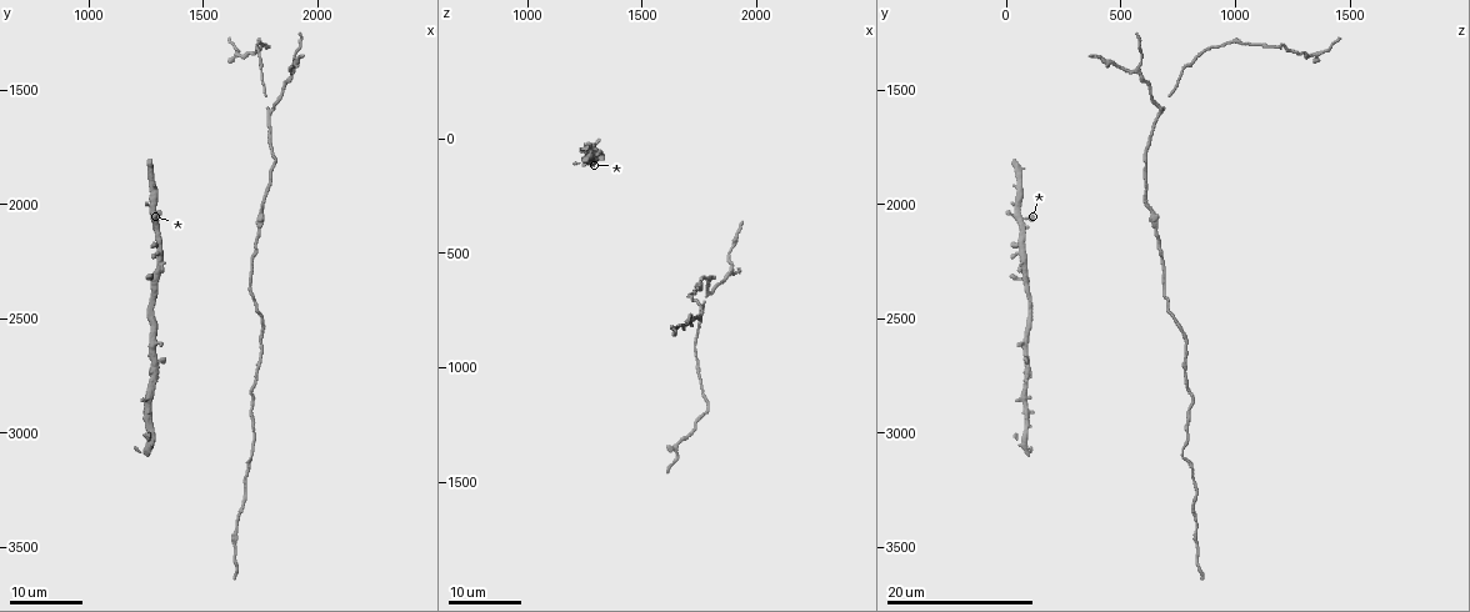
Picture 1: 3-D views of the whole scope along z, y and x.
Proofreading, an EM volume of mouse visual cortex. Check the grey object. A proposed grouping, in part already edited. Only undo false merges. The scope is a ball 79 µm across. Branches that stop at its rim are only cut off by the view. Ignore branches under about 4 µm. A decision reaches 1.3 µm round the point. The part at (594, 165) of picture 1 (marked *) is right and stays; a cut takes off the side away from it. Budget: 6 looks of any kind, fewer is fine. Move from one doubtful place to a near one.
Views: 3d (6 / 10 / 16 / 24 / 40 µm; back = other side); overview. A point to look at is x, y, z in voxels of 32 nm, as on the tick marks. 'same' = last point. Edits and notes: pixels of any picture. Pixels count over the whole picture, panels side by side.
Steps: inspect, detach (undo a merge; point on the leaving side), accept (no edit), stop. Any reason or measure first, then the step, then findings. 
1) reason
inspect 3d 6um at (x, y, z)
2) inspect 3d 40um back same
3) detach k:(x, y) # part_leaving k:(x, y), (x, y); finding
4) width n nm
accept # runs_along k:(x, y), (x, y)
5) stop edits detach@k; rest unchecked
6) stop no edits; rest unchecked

thin arm on a thick one
inspect 3d 16um at (1900, 1430, 550)

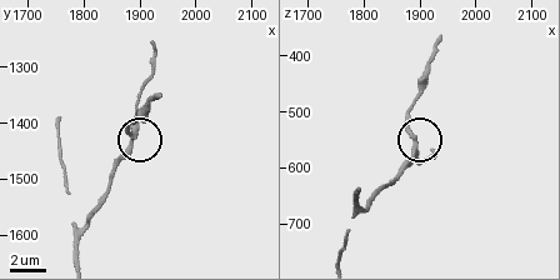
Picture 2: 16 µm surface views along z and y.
inspect 3d 6um at (1890, 1415, 555)

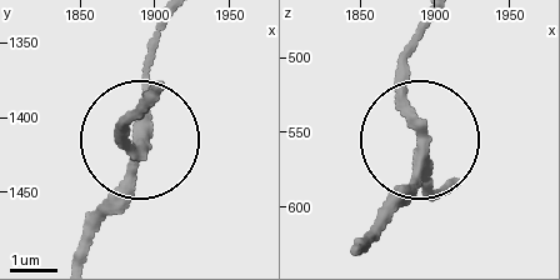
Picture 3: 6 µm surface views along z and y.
arms 3
accept # runs_along 3:(355, 244), (423, 149), (430, 196); one cell here

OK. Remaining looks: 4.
thin neck
inspect 3d 16um at (1790, 1310, 1160)

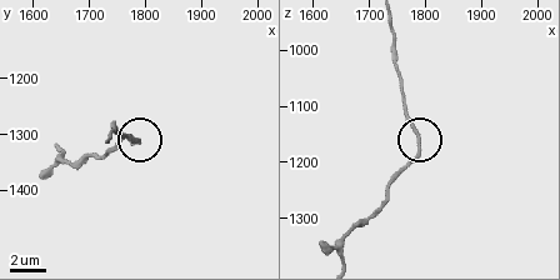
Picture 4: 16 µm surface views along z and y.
inspect 3d 10um at (1785, 1315, 1160)

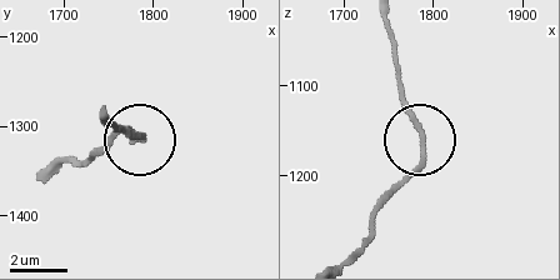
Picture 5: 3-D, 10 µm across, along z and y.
width 190 nm
accept # runs_along 5:(384, 21), (400, 100), (423, 143), (420, 165), (389, 198); all the same cell

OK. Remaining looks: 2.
inspect 3d 16um at (1750, 2000, 620)

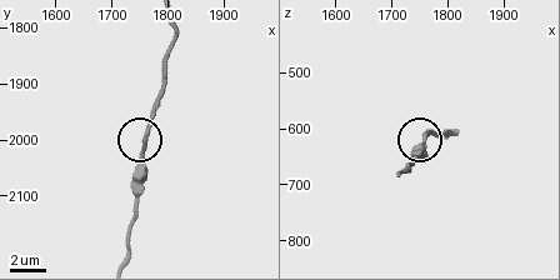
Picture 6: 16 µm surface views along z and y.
closer look
inspect 3d 10um at (1760, 2005, 610)

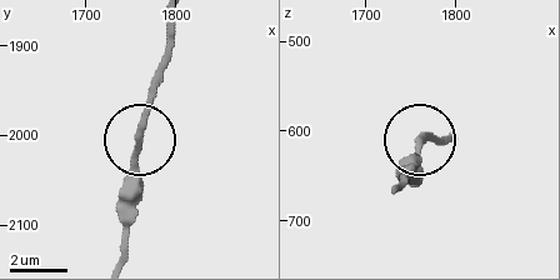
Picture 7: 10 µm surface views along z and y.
width 250 nm
accept # one cell here

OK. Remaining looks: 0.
stop no edits; rest unchecked

